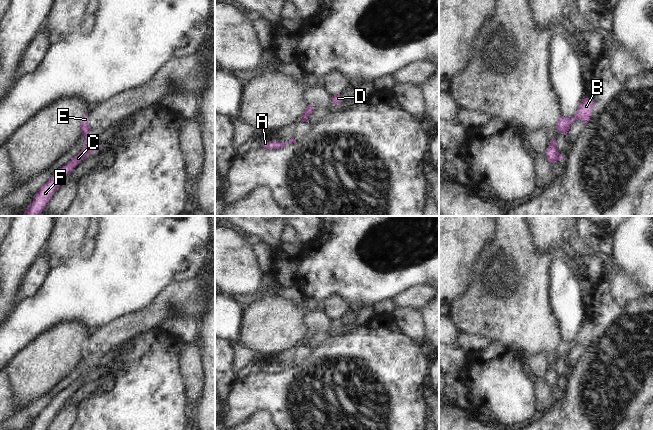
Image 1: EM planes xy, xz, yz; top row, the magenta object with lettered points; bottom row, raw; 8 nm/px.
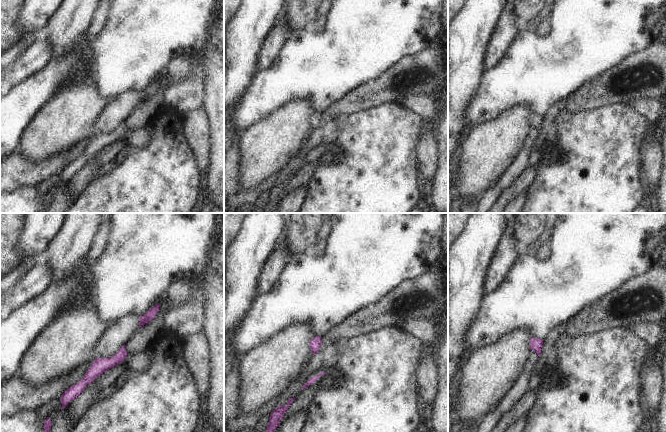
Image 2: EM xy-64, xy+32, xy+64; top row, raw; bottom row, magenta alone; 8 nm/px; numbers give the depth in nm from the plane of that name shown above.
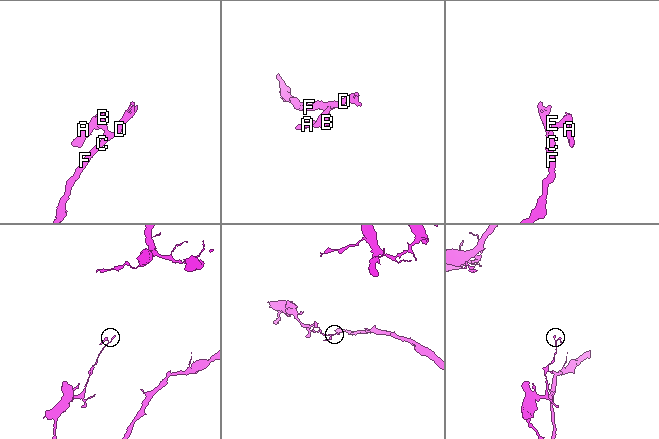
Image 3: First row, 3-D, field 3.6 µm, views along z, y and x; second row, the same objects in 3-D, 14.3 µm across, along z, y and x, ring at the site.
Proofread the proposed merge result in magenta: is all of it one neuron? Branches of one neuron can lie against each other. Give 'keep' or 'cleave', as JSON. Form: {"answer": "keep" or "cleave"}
{"answer": "keep"}

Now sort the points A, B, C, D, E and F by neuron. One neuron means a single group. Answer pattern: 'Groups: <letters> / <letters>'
Groups: A B C D E F

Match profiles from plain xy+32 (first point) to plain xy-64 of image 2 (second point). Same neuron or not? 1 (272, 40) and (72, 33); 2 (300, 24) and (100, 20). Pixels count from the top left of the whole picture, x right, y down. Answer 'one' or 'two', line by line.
1: two
2: two

